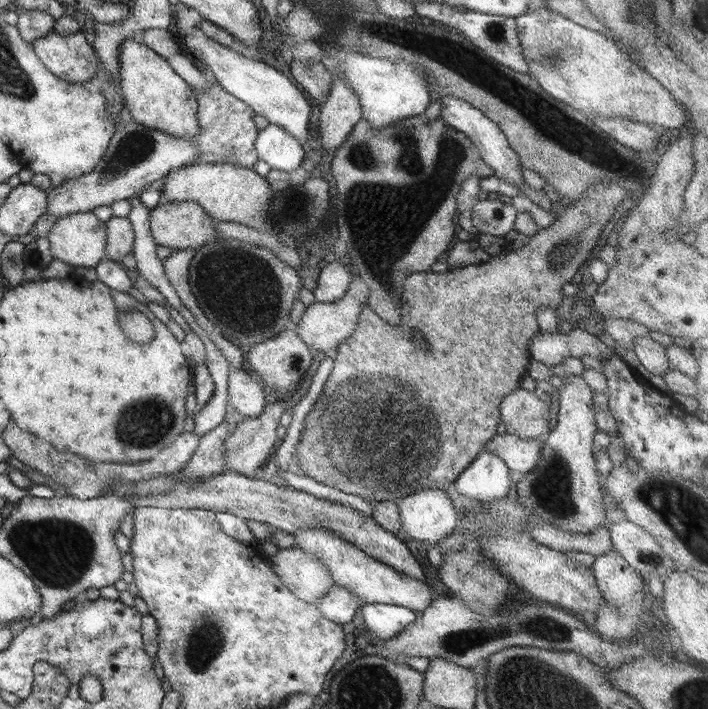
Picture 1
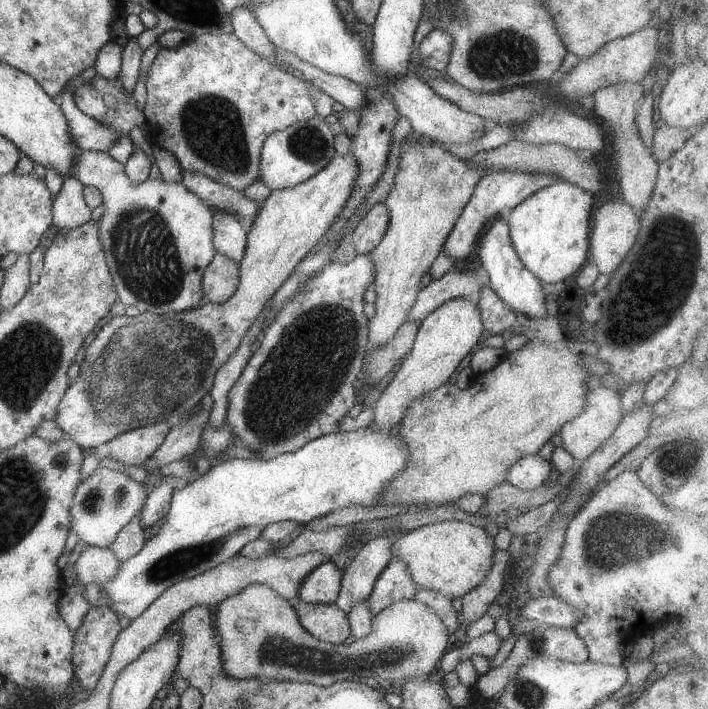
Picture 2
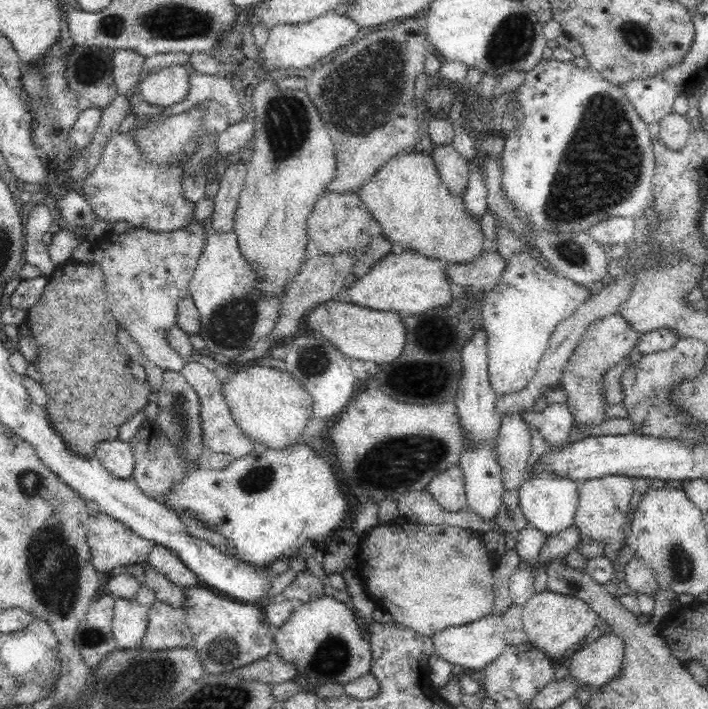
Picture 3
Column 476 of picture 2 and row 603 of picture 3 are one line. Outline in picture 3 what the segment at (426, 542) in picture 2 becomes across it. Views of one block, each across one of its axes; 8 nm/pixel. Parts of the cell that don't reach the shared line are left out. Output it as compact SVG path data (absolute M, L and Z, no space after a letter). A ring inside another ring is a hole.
M548 590L532 595L523 606L523 629L526 642L542 651L550 660L566 656L566 651L584 640L590 631L597 626L597 614L584 601Z

